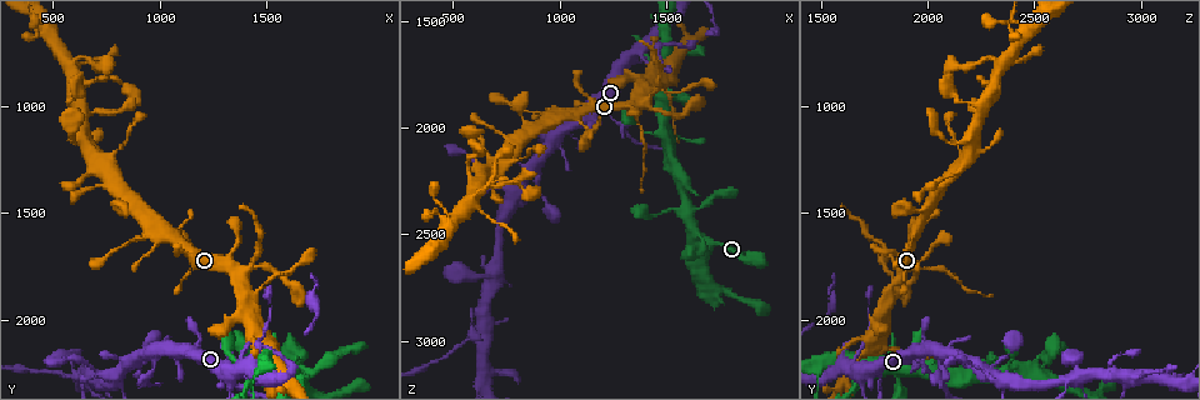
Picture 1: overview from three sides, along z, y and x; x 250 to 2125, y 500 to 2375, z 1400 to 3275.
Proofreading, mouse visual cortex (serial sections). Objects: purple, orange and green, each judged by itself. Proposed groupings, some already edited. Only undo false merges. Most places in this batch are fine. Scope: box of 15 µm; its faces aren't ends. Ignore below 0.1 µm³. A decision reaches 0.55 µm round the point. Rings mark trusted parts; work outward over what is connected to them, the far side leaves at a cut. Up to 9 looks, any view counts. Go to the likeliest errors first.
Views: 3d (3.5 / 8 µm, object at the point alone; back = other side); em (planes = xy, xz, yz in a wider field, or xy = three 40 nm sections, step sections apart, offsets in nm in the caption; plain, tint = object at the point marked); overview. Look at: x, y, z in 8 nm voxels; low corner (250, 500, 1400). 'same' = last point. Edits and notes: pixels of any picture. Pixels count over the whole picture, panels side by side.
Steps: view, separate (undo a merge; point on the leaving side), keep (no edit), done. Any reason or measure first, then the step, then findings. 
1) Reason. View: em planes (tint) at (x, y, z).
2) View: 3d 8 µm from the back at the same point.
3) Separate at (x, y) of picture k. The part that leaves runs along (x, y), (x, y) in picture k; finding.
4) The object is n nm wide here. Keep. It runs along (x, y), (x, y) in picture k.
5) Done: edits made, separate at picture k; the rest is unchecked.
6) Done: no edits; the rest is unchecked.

View: 3d 3.5 µm at (1330, 2260, 1670).

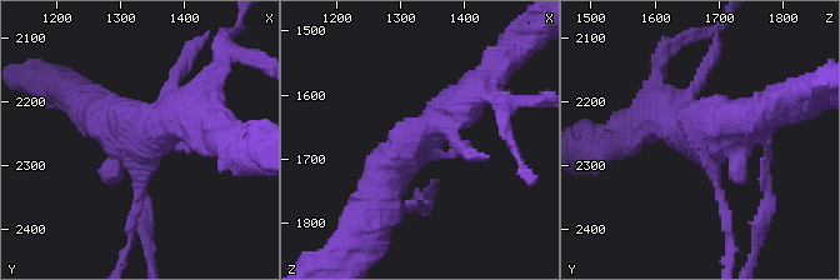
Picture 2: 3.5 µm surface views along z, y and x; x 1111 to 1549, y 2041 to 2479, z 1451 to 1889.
View: em xy step 5 (tint) at (1330, 2270, 1680).

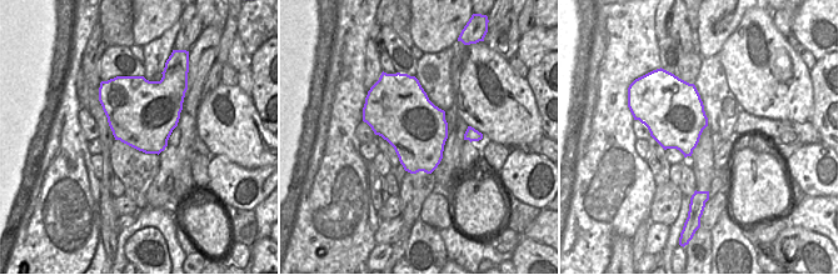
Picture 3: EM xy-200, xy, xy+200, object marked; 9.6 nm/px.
The object is 600 nm wide here. Keep. It runs along (371, 215), (386, 170), (471, 96) in picture 2; one cell here.

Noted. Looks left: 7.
Sudden change in width. View: 3d 3.5 µm at (1280, 2210, 1960).

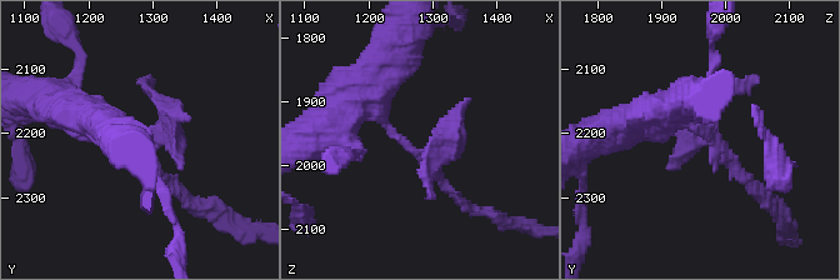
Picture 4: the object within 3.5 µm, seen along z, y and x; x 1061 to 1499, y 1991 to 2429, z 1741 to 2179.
Need the tissue. View: em planes (tint) at (1270, 2200, 1970).

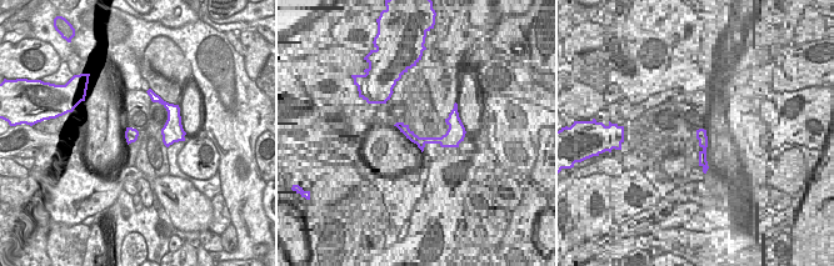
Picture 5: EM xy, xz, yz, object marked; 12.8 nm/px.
The object is 160 nm wide here. Keep. It runs along (365, 84), (388, 129), (426, 160), (441, 154) in picture 4; all the same cell.

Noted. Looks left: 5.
Abrupt turn. View: 3d 3.5 µm at (1460, 1850, 1830).

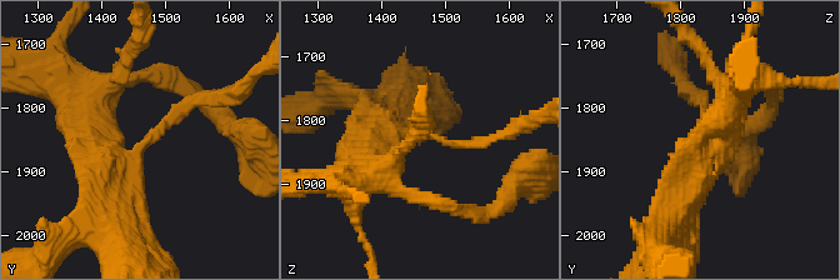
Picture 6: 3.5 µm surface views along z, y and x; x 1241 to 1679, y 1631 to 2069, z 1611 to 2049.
3 arms meet here; the arms are 150, 400, 450 nm wide. View: em planes (tint) at the same point.

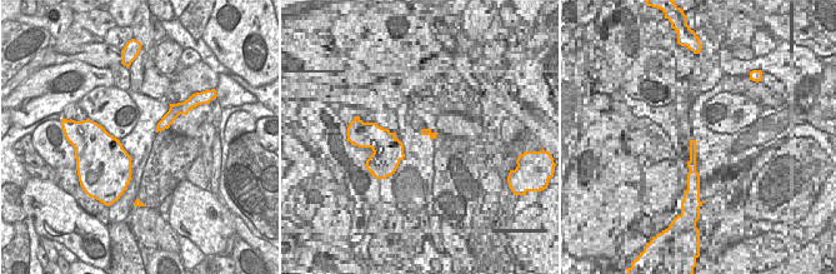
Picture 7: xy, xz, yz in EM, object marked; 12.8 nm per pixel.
Keep. It runs along (96, 126), (108, 160), (131, 156), (208, 99) in picture 6; one cell here.

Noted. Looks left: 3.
View: 3d 3.5 µm at (450, 660, 2430).

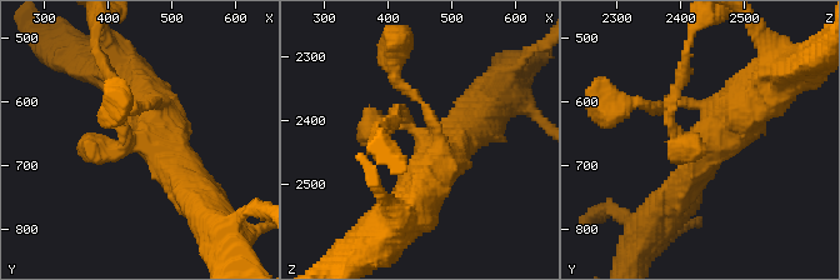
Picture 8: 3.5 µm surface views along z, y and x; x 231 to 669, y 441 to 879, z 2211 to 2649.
View: em xy step 1 (tint) at (455, 660, 2420).

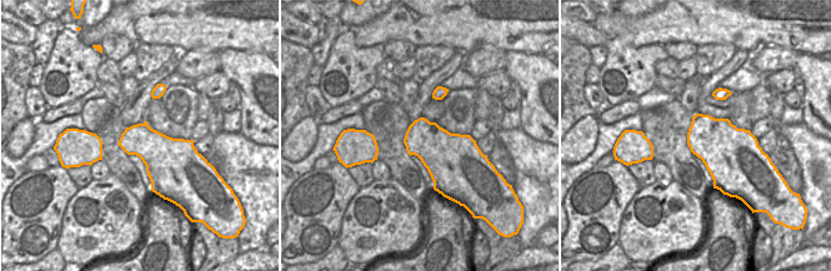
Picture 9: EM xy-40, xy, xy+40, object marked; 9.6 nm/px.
Keep. It runs along (685, 185), (749, 93), (781, 78) in picture 8; all the same cell.

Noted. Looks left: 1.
Done: no edits; the rest is unchecked.

